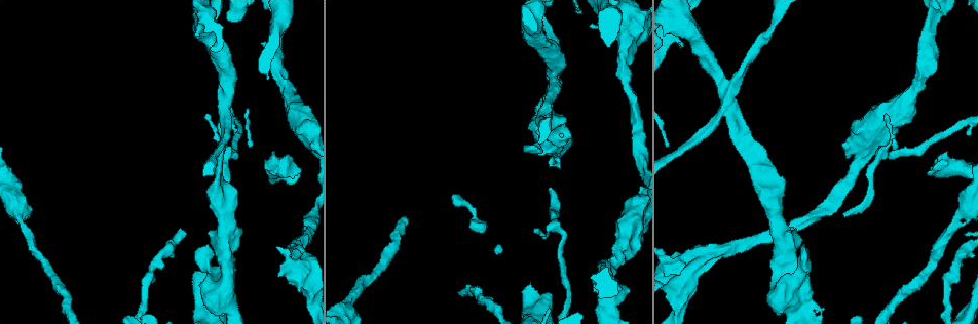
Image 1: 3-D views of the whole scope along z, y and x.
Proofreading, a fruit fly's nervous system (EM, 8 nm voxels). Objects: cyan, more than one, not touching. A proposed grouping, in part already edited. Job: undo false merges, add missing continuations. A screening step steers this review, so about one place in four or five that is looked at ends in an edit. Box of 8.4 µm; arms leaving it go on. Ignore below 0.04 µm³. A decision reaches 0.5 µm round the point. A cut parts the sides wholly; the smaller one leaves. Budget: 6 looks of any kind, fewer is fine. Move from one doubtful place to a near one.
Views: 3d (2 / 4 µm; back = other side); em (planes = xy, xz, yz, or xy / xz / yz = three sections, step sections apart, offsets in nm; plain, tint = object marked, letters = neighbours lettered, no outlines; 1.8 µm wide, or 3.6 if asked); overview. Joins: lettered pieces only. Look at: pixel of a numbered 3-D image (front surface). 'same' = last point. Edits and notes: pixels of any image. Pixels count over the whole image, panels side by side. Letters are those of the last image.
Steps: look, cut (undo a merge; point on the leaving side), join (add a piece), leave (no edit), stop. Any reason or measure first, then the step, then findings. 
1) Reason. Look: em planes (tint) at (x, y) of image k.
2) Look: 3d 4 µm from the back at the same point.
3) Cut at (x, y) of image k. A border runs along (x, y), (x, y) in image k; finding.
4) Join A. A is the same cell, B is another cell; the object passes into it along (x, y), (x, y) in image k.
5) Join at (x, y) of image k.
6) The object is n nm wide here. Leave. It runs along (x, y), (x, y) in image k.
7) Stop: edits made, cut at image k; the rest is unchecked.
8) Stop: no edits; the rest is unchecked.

Thick end. Look: em xz step 16 (tint) at (680, 44) of image 1.

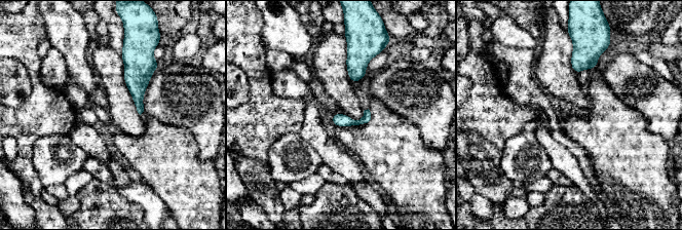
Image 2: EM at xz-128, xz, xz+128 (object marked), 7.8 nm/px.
Look: em xz step 16 (letters) at the same point.

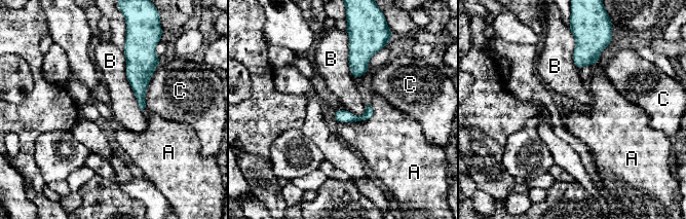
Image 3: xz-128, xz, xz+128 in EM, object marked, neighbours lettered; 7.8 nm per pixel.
Leave. A, B and C are other cells; it runs along (370, 113), (363, 118), (336, 116) in image 3; no lettered piece goes on from it.

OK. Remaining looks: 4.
Four arms meet. Look: em planes (letters) at (725, 98) of image 1.

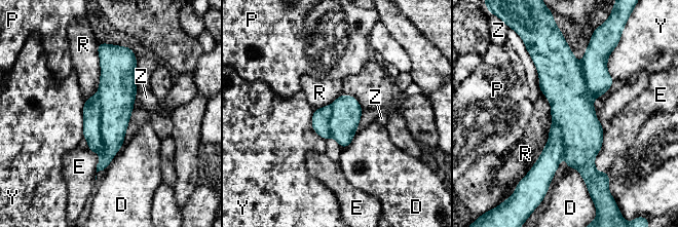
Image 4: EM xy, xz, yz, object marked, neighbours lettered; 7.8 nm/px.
The longest contact is with R, 650 nm. Cut at (91, 112) of image 4. D, E, P, R, Y and Z are other cells; two neurons meet here.

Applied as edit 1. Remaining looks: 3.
Stop: edits made, cut at image 4; the rest is unchecked.

